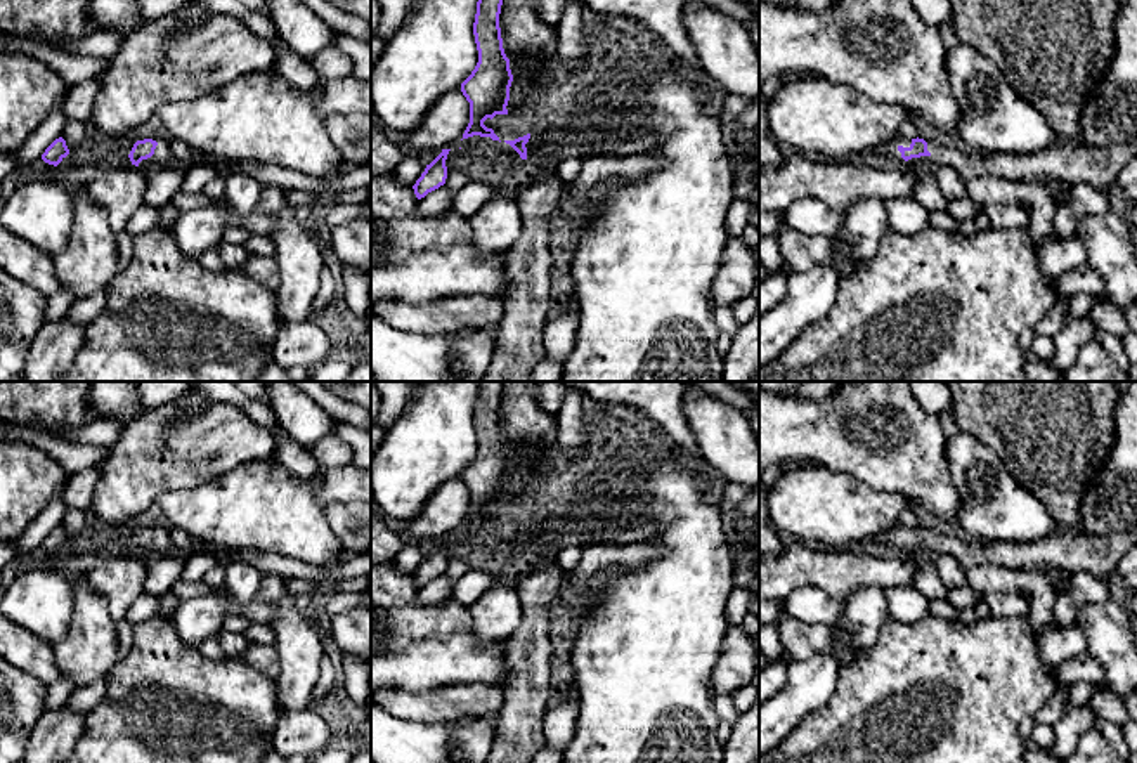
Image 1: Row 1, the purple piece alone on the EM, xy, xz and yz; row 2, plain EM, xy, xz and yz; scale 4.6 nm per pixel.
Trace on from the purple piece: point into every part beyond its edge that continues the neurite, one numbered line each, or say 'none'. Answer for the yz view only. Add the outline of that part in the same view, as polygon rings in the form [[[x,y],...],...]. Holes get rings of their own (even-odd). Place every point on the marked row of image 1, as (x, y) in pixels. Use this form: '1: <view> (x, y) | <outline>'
1: yz (1073, 162) | [[[898,135],[882,146],[882,156],[891,158],[896,166],[912,170],[952,166],[964,180],[993,175],[1002,180],[1047,177],[1073,186],[1088,184],[1113,199],[1120,192],[1118,177],[1121,170],[1137,156],[1137,139],[1108,149],[1068,140],[1062,146],[1052,146],[1035,154],[974,153],[962,144],[926,142],[929,156],[905,161],[898,147],[910,147],[912,140]]]

